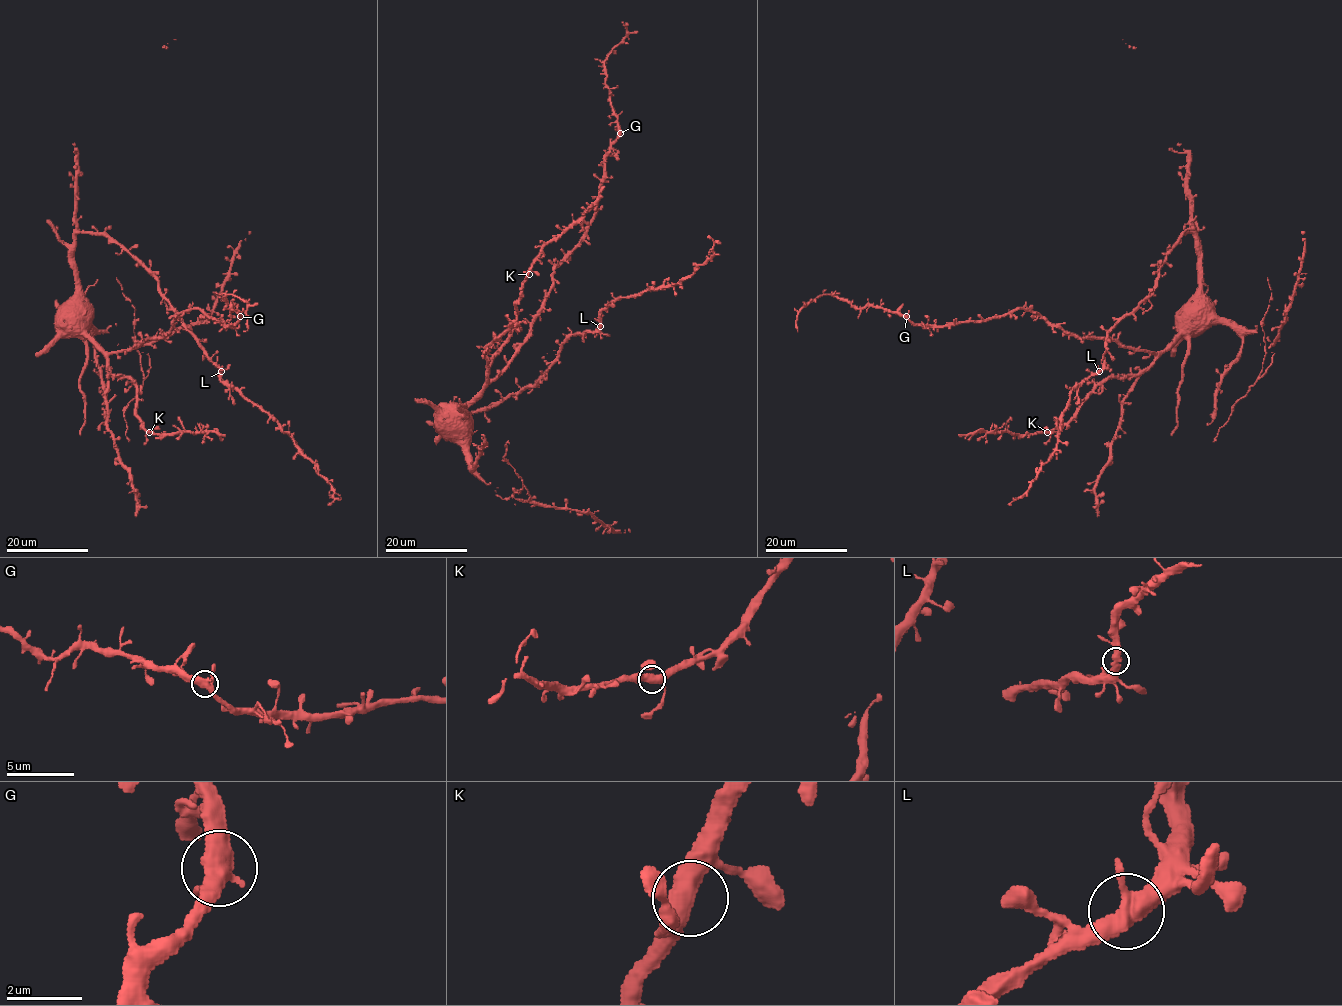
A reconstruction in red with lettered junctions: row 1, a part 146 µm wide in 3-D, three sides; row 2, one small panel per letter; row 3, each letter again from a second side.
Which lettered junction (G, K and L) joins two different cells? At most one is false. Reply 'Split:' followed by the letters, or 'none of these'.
Split: none of these

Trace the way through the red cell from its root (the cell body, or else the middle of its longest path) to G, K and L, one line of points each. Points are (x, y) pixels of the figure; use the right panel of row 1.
G: (1186, 309), (1180, 332), (1157, 352), (1077, 338), (1023, 309), (947, 325), (915, 325), (906, 316)
K: (1186, 309), (1179, 322), (1178, 336), (1148, 367), (1137, 374), (1103, 380), (1066, 423), (1047, 432)
L: (1186, 309), (1199, 292), (1201, 243), (1192, 232), (1183, 234), (1167, 255), (1154, 289), (1107, 335), (1099, 372)

